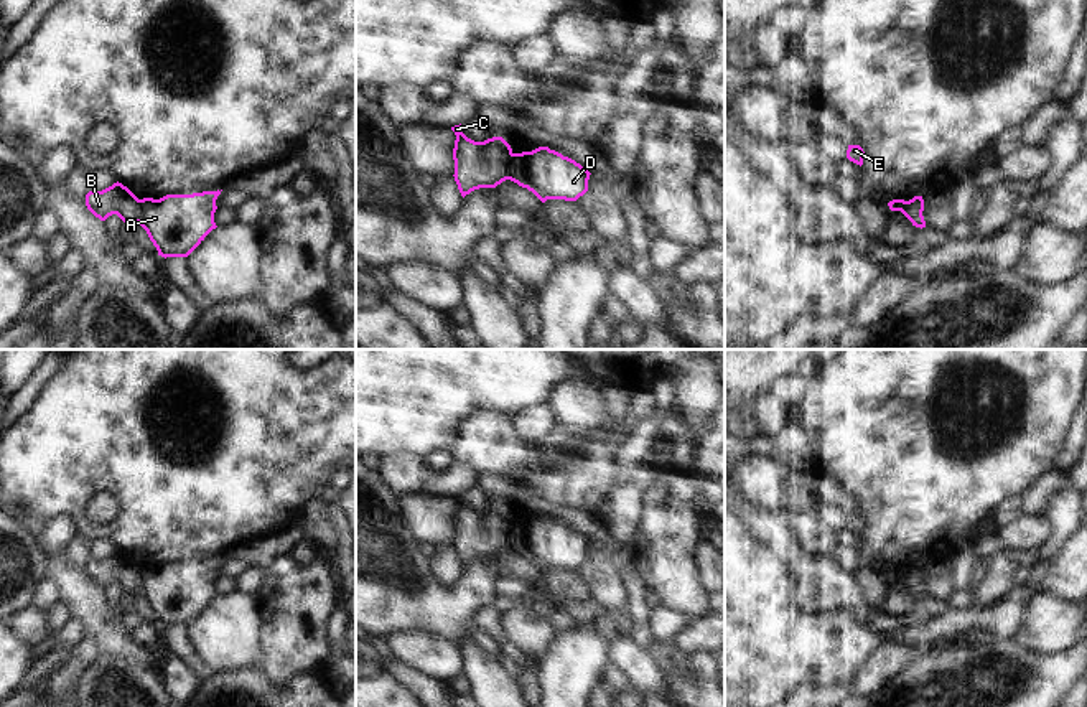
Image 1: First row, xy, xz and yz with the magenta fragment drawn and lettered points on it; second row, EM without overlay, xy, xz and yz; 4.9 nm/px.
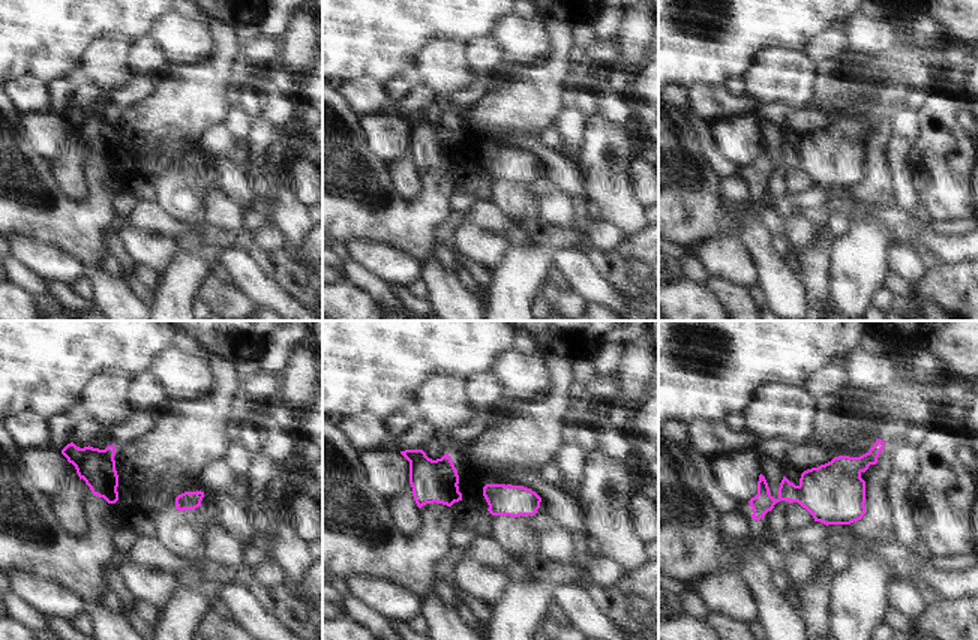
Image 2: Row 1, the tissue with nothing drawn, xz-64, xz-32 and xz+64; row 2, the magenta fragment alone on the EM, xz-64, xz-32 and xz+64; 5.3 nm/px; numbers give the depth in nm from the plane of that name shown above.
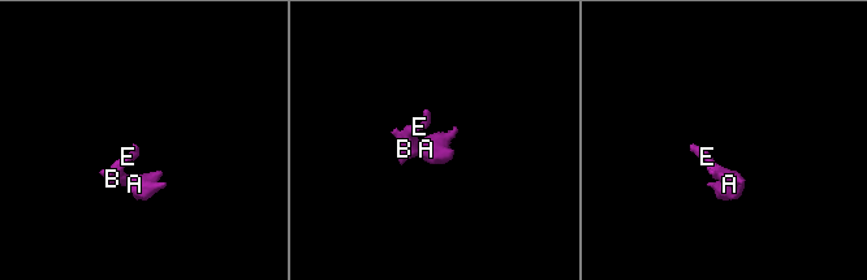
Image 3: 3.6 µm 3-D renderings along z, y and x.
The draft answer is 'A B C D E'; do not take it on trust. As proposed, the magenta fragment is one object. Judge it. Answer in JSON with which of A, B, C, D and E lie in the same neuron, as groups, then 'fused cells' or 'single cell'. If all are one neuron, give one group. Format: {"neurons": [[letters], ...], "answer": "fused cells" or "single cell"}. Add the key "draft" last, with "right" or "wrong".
{"neurons": [["A", "D"], ["B", "C", "E"]], "answer": "fused cells", "draft": "wrong"}

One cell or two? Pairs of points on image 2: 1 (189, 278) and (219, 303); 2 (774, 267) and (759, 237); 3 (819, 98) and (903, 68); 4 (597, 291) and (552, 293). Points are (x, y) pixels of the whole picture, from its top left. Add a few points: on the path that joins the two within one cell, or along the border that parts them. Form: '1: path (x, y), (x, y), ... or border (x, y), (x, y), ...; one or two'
1: border (209, 273), (201, 281), (194, 299); two
2: path (767, 260), (759, 245); one
3: path (840, 81), (855, 81), (863, 74), (882, 68); one
4: border (567, 287), (587, 303); two

